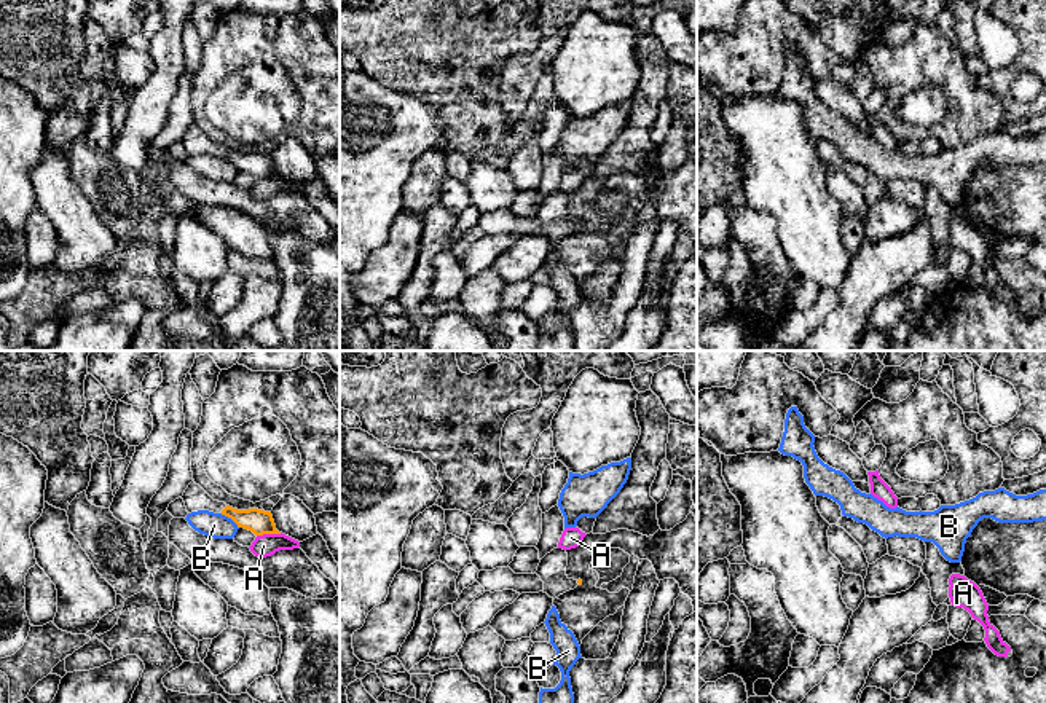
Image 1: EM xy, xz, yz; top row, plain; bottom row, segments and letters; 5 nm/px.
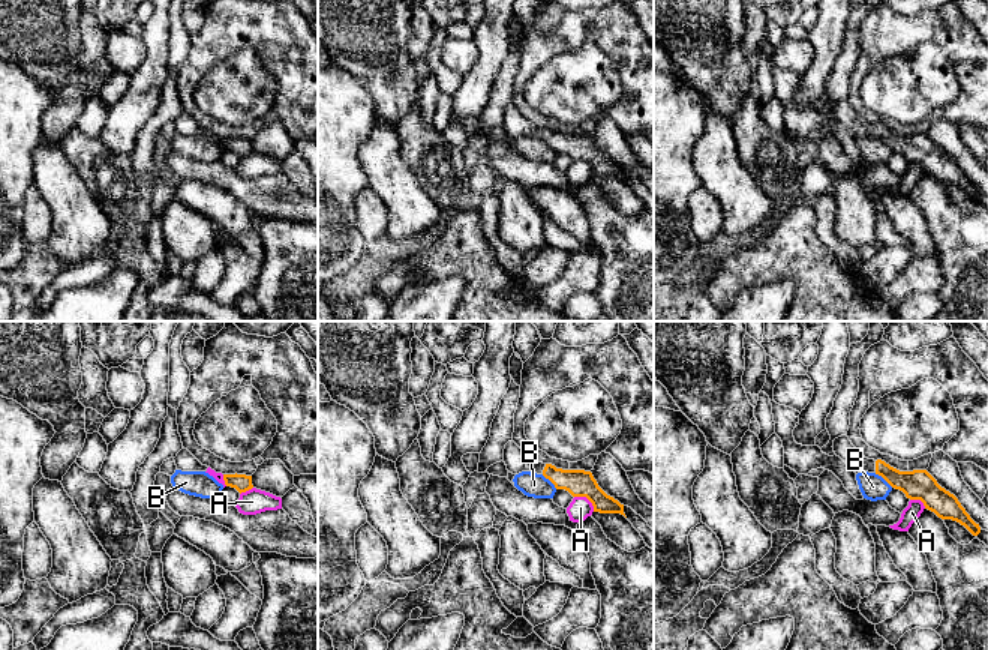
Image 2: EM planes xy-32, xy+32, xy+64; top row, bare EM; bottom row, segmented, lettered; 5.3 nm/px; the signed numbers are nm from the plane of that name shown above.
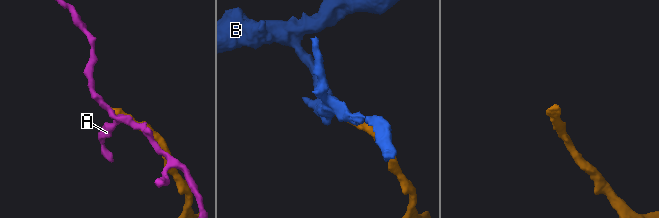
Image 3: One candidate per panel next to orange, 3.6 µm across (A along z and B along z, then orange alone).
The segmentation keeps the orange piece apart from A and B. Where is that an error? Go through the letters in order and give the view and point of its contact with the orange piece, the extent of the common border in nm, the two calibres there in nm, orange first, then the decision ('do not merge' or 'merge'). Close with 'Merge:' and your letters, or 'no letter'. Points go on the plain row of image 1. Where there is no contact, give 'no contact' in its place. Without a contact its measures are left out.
A: contact xy (268, 176); length 130 nm; calibres 120 and 110 nm; do not merge
B: contact xy (230, 160); length 120 nm; calibres 120 and 130 nm; do not merge
Merge: no letter

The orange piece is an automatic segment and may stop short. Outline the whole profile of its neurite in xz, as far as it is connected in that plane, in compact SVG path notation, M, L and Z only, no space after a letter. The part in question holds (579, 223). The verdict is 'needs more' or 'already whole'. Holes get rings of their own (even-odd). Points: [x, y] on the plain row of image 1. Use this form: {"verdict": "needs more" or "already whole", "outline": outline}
{"verdict": "needs more", "outline": "M553 191L547 196L539 209L536 217L544 225L544 236L550 241L558 241L560 238L574 233L577 228L582 228L582 223L574 223L566 218L568 196L563 191Z"}

